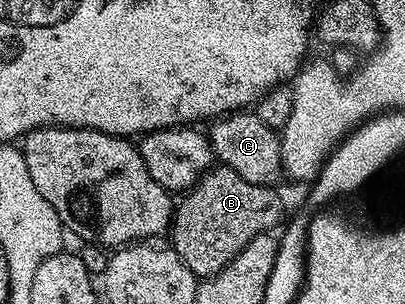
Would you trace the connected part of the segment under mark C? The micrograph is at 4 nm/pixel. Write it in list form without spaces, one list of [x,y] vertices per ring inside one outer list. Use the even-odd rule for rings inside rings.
[[[252,111],[227,113],[226,116],[217,118],[210,127],[208,136],[215,158],[225,168],[236,171],[240,179],[248,179],[248,183],[257,185],[273,186],[274,180],[278,176],[280,178],[283,176],[279,134],[273,129],[264,127],[264,123],[260,123],[255,113]]]

